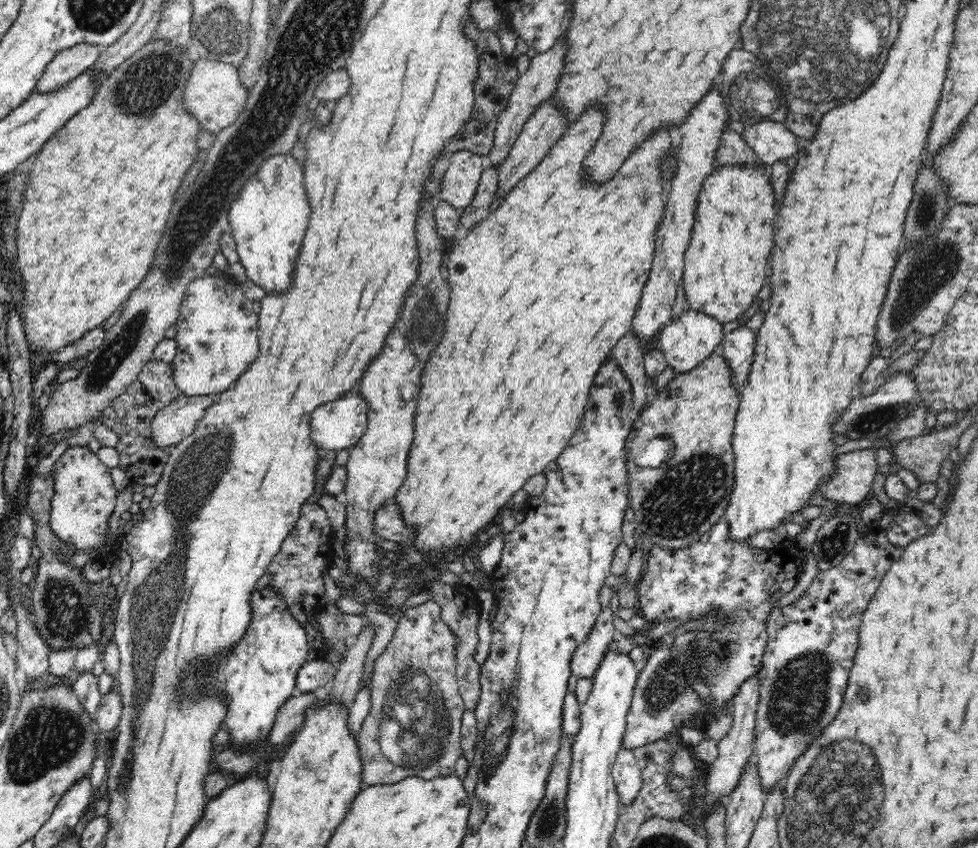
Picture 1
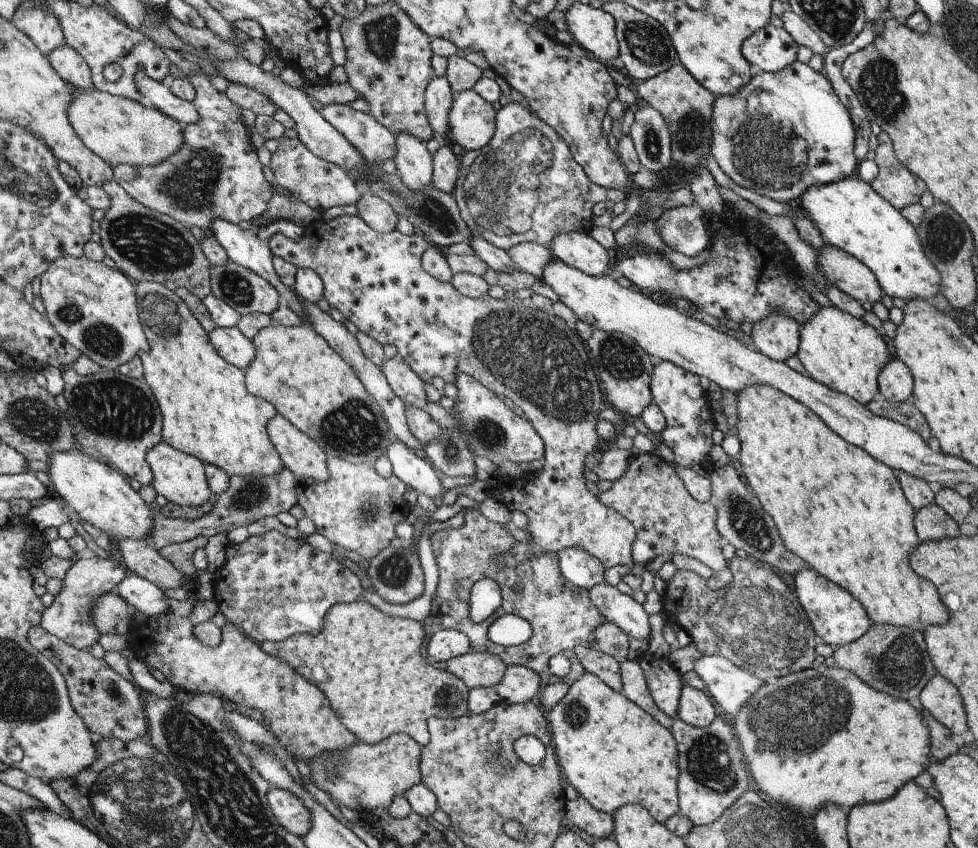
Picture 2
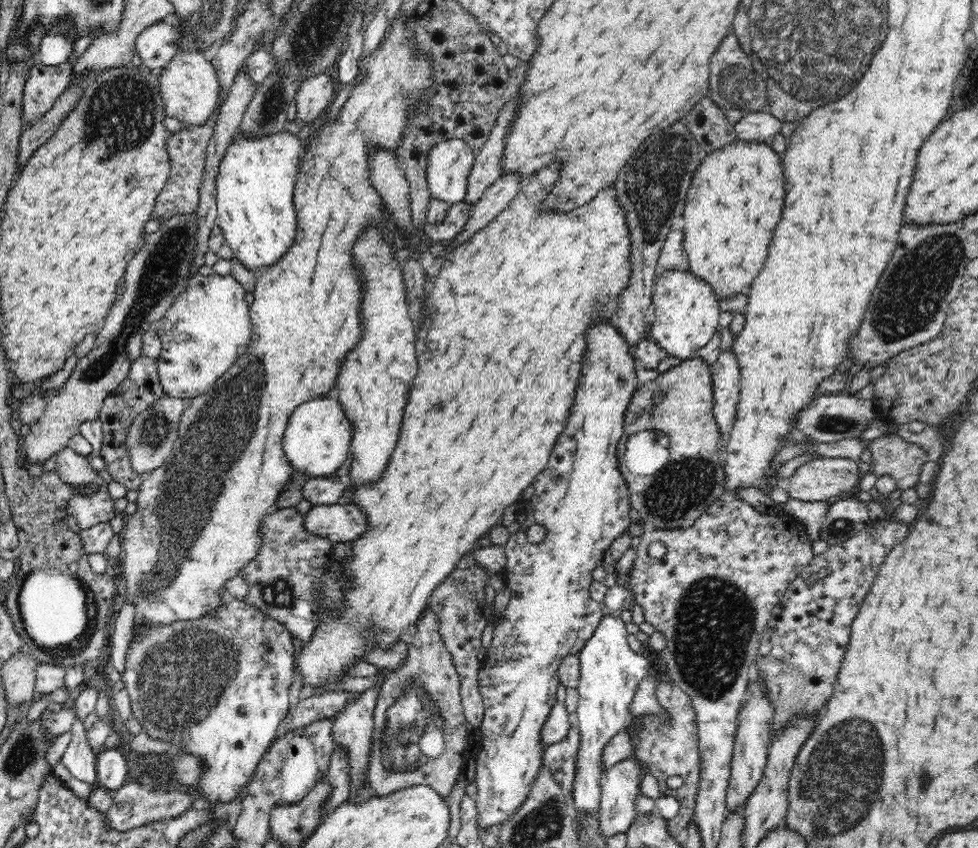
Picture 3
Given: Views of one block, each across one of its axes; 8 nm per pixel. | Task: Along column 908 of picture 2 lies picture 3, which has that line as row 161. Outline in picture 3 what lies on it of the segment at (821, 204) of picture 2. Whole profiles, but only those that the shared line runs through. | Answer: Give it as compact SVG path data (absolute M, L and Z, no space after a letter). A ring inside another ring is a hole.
M285 130L264 138L247 138L238 131L218 166L216 227L248 270L276 264L294 244L299 222L292 204L303 144L304 136Z

